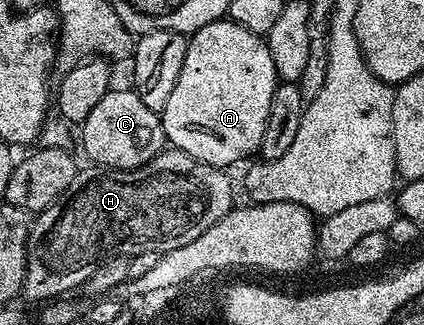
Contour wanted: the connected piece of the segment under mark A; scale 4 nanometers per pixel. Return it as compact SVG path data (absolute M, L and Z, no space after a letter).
M230 18L201 26L190 33L181 74L177 74L173 94L169 94L169 102L165 102L161 113L166 143L214 168L226 169L227 164L235 164L246 156L254 157L261 146L276 85L273 54L269 54L264 37L245 30L245 26Z

